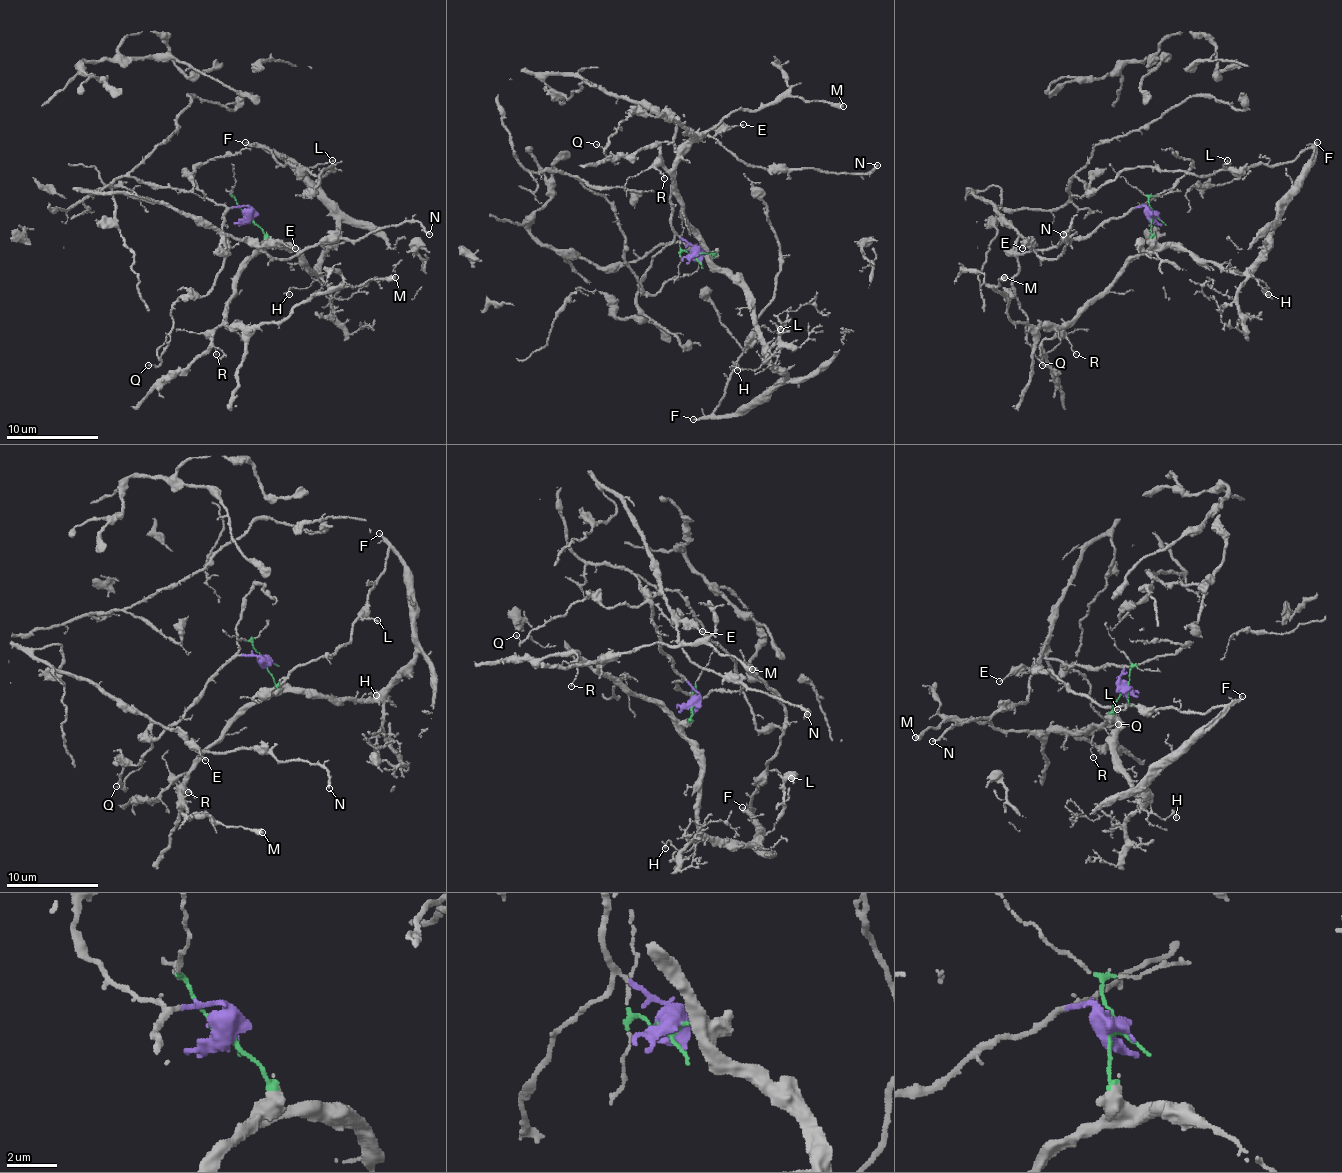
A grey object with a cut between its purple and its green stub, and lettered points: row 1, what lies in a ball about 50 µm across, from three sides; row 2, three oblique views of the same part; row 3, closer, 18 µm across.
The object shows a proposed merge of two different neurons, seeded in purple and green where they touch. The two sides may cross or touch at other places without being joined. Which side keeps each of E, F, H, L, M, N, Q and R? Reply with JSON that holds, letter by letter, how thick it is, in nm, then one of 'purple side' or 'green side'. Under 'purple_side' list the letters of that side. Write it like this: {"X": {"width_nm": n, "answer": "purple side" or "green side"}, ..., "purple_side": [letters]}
{"E": {"width_nm": 110, "answer": "purple side"}, "F": {"width_nm": 220, "answer": "green side"}, "H": {"width_nm": 170, "answer": "green side"}, "L": {"width_nm": 120, "answer": "green side"}, "M": {"width_nm": 440, "answer": "green side"}, "N": {"width_nm": 200, "answer": "purple side"}, "Q": {"width_nm": 70, "answer": "purple side"}, "R": {"width_nm": 110, "answer": "green side"}, "purple_side": ["E", "N", "Q"]}

